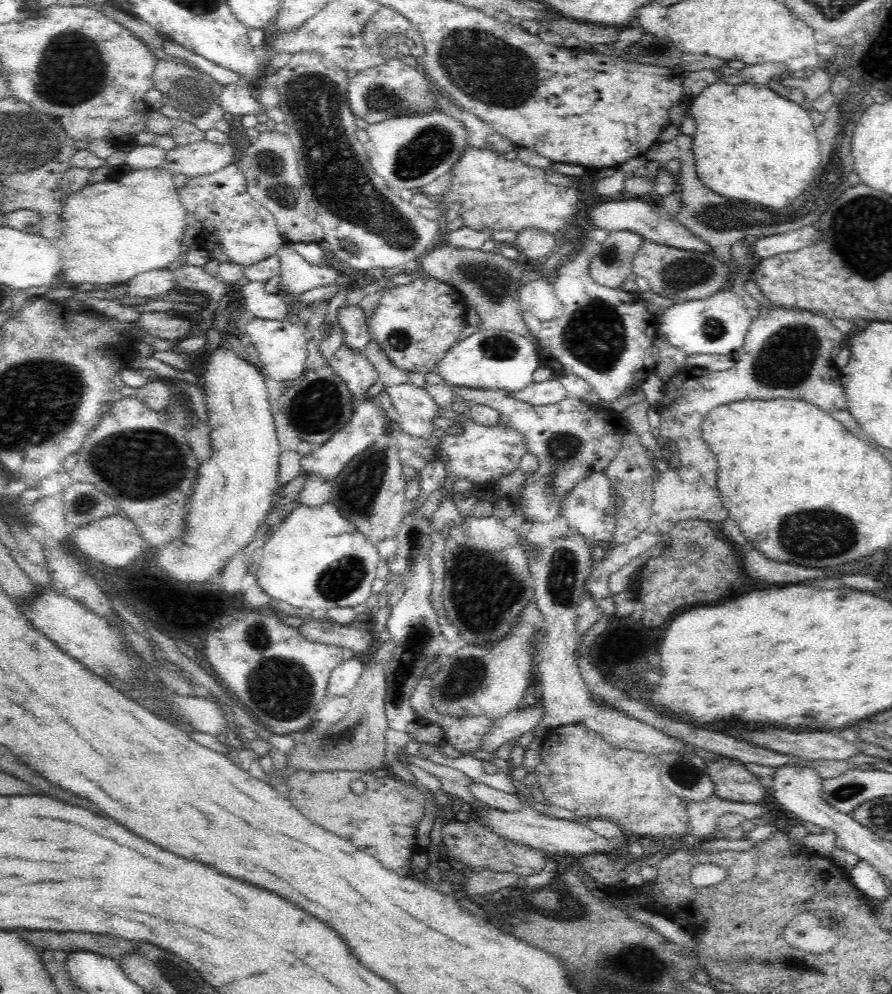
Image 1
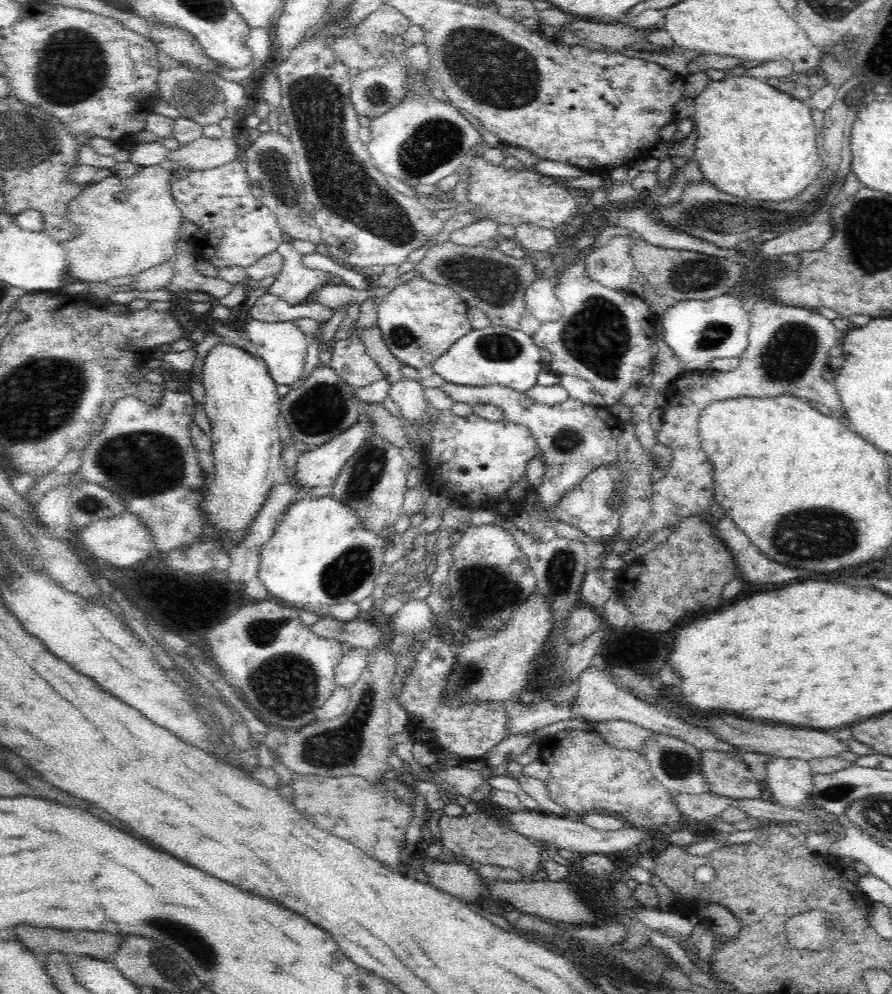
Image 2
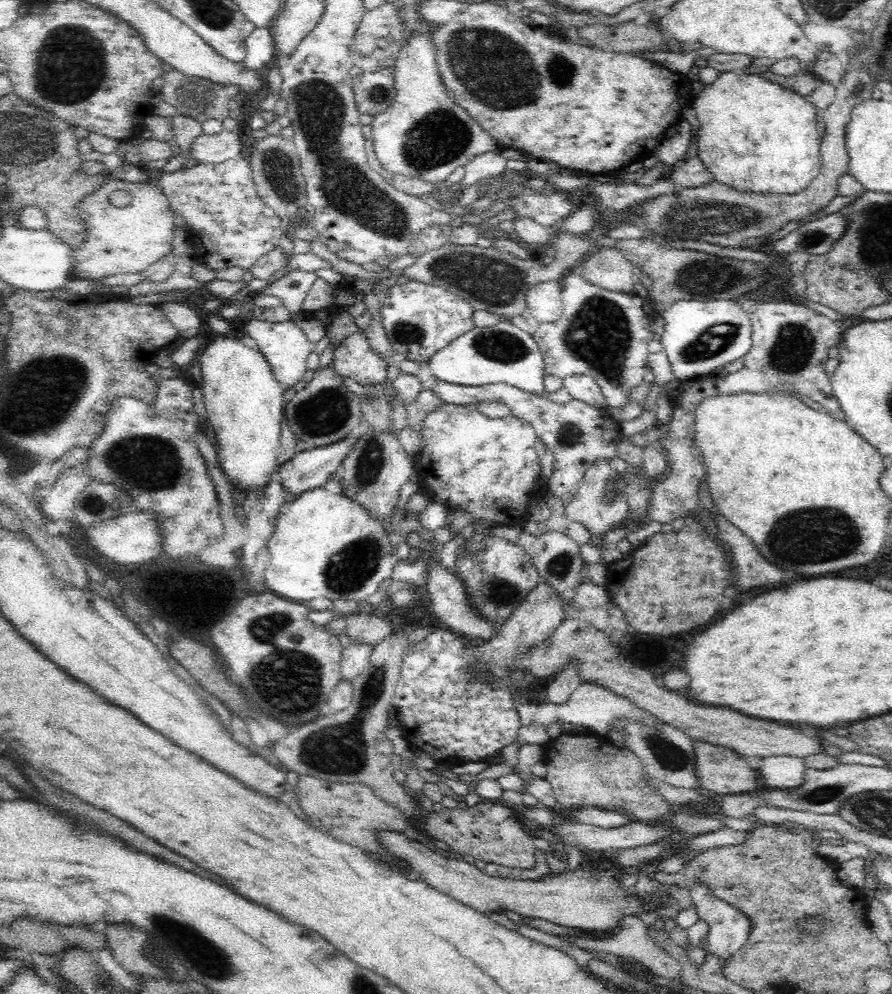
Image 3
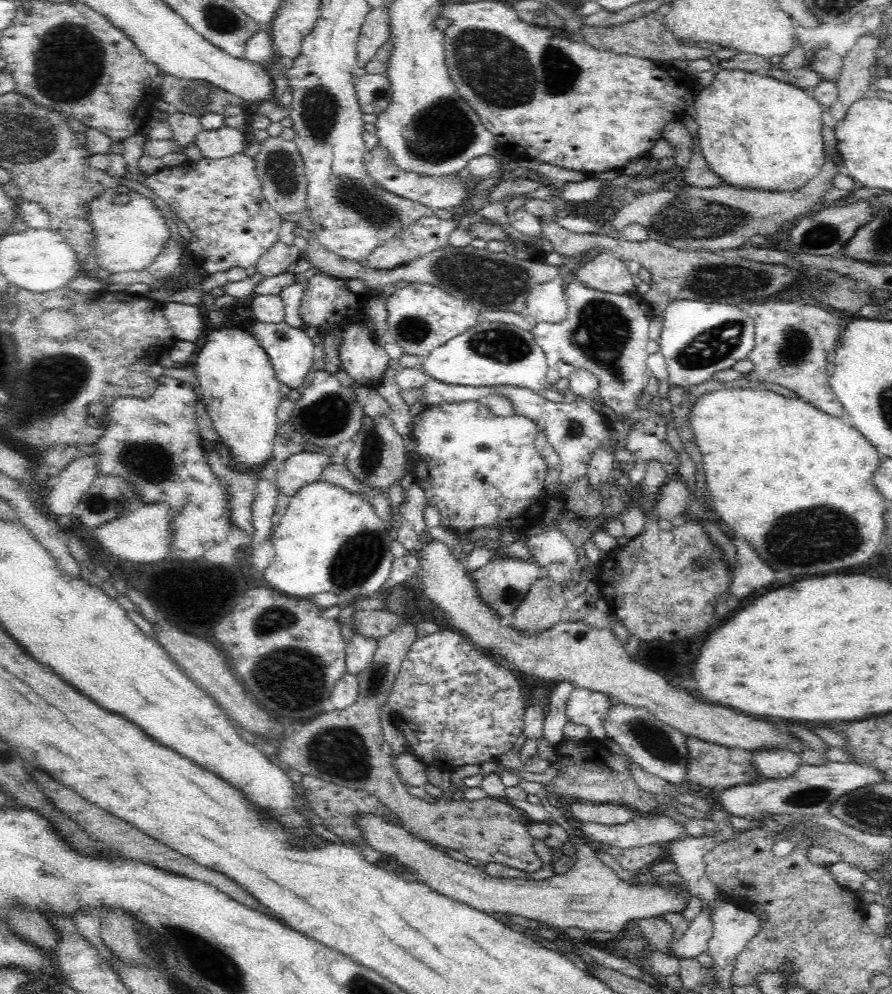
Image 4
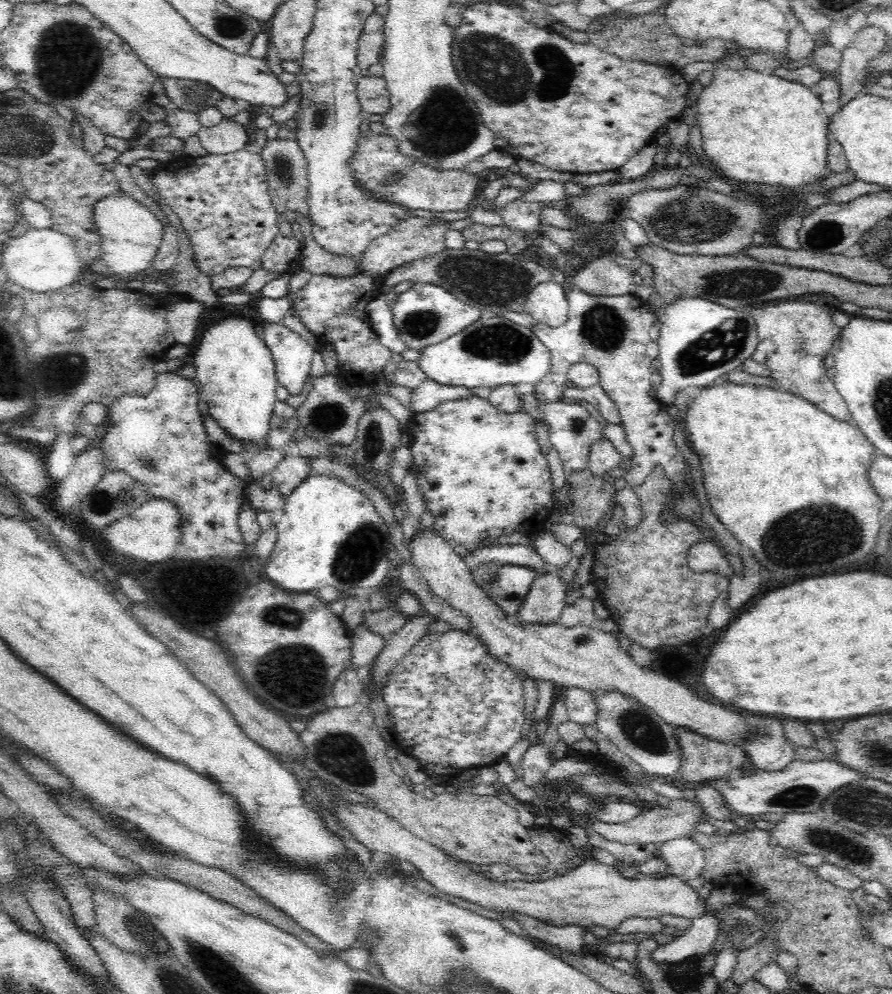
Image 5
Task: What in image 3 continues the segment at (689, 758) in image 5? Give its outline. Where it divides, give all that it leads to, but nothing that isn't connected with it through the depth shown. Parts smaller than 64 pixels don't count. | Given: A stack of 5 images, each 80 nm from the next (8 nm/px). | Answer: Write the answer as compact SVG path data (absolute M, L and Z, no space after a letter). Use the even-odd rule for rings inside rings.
M694 740L696 779L702 788L717 795L758 790L758 772L736 751L720 745Z

